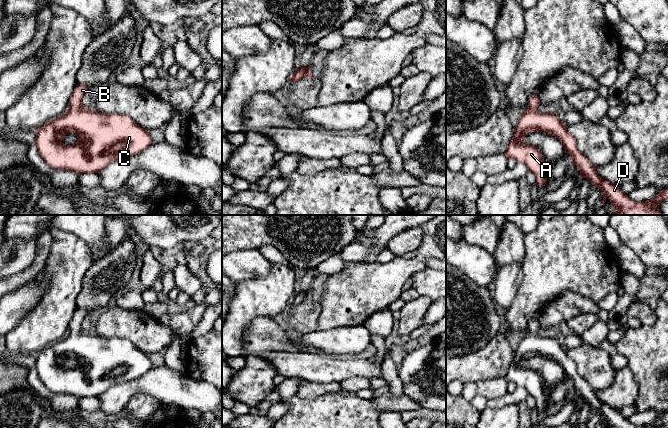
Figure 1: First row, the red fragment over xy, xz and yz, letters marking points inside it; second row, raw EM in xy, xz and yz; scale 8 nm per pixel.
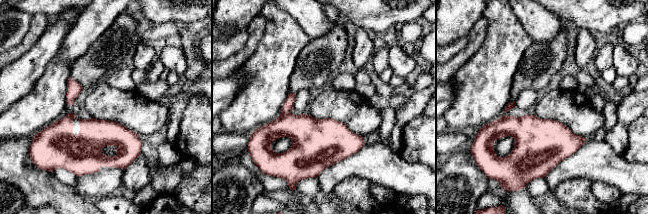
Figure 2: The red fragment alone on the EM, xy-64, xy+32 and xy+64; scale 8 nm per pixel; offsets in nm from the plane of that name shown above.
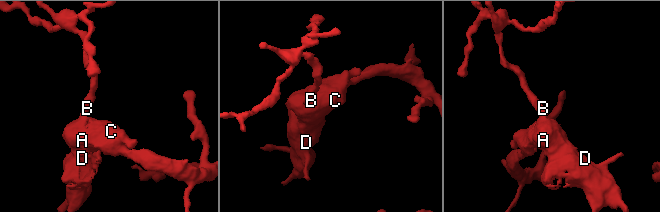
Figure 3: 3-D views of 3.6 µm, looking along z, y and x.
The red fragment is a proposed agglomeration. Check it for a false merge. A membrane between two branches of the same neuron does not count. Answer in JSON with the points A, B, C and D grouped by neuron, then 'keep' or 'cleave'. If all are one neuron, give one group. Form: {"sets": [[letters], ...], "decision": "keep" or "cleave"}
{"sets": [["A", "B", "C", "D"]], "decision": "keep"}

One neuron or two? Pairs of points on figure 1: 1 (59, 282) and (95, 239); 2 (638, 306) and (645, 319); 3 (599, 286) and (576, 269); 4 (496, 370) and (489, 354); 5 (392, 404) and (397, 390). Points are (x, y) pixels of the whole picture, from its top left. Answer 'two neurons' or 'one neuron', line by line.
1: two neurons
2: one neuron
3: one neuron
4: one neuron
5: two neurons

